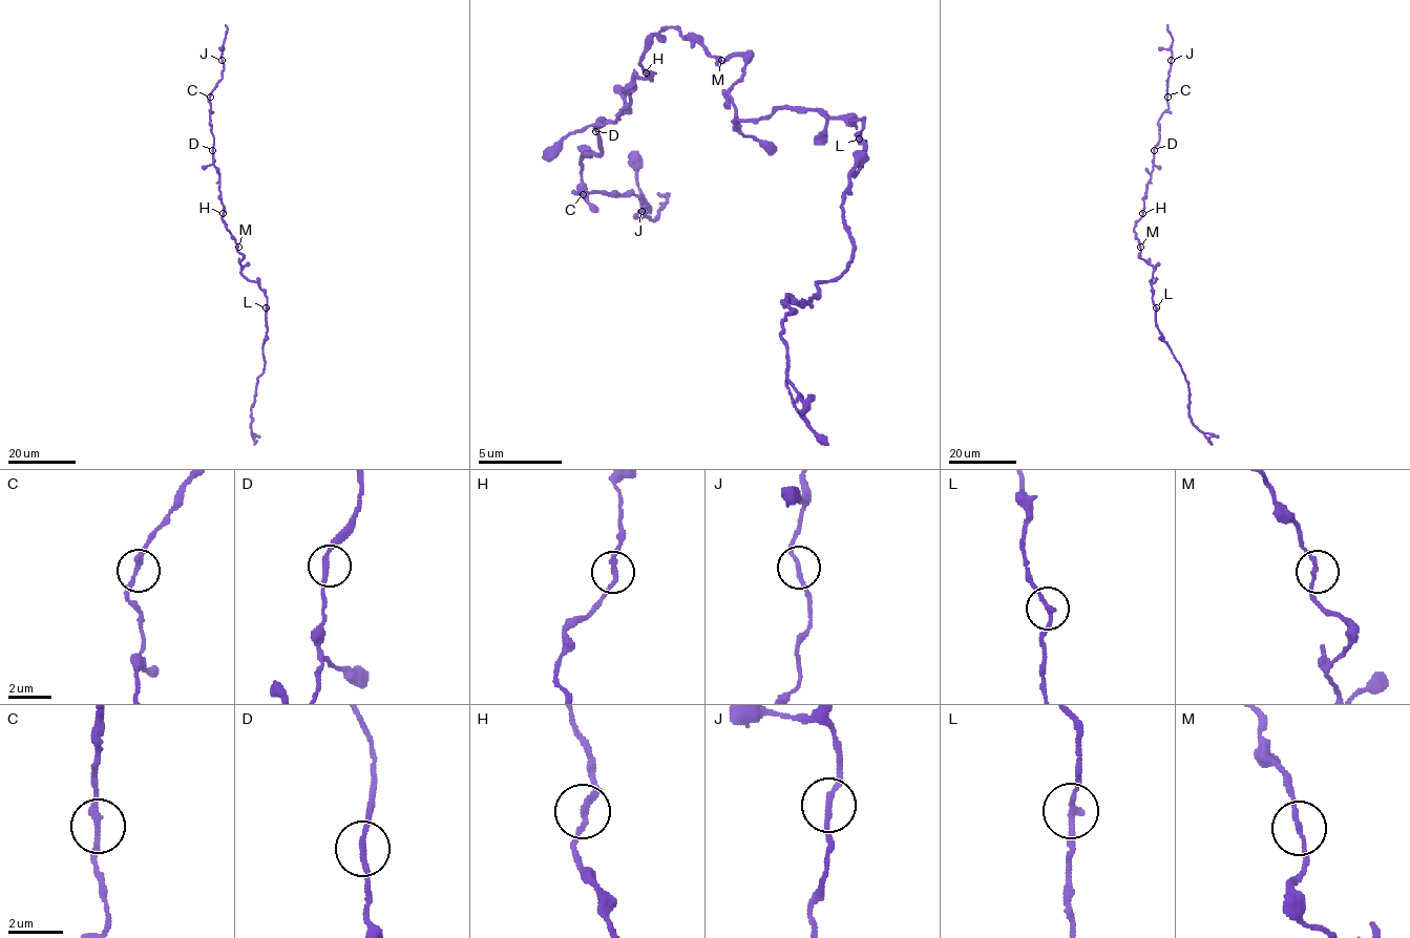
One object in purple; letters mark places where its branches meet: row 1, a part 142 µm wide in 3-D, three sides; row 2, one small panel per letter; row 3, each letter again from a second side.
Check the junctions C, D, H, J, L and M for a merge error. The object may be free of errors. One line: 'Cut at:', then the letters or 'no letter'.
Cut at: no letter

